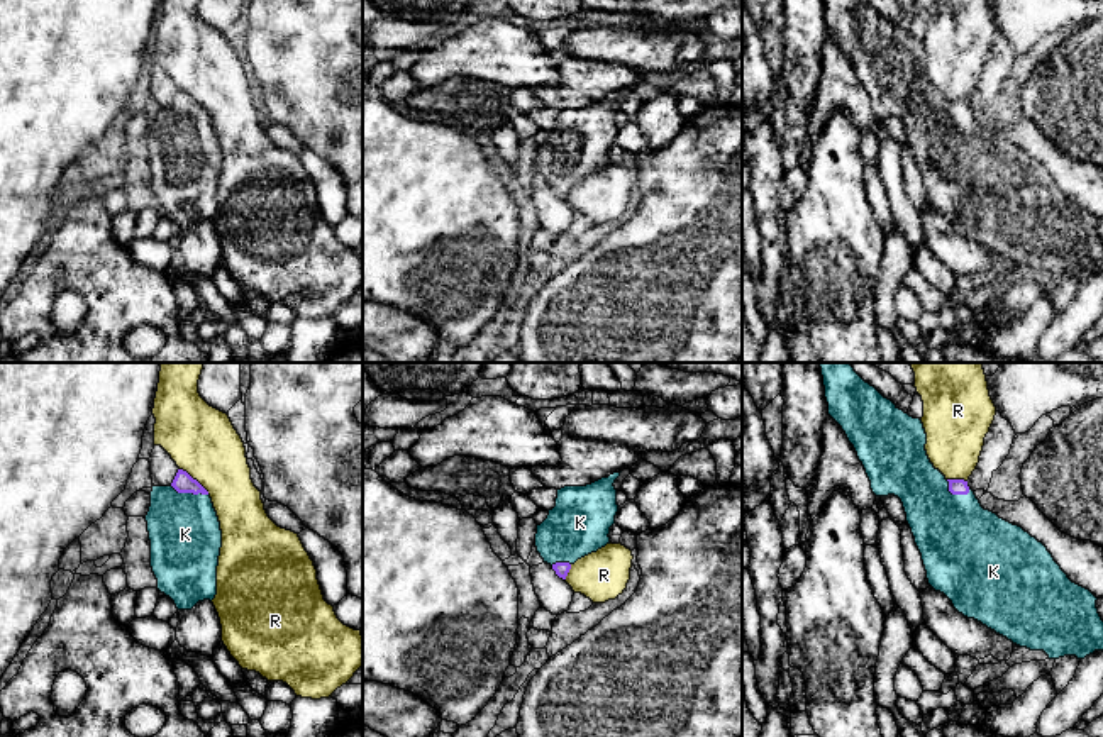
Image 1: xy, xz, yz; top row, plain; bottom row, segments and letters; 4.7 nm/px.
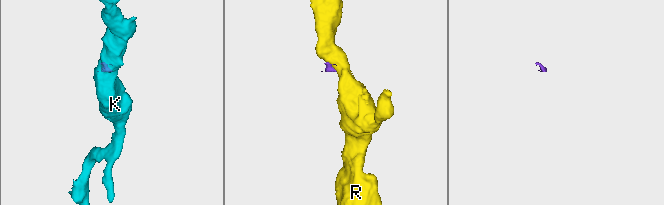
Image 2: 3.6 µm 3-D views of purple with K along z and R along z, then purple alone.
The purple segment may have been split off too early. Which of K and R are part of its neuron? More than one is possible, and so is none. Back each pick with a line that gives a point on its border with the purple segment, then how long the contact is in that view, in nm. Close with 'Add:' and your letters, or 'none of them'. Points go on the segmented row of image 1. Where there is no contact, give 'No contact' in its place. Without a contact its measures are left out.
K: Touches purple at xy (190, 492). Shared border 180 nm
Add: K

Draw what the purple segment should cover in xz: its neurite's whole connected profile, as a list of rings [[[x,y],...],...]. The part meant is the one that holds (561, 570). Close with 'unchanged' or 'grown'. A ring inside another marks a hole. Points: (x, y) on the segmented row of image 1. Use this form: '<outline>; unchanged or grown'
[[[620,473],[586,486],[557,490],[556,507],[537,525],[535,547],[544,562],[566,579],[571,566],[610,544],[610,527],[618,512],[613,486]]]; grown

